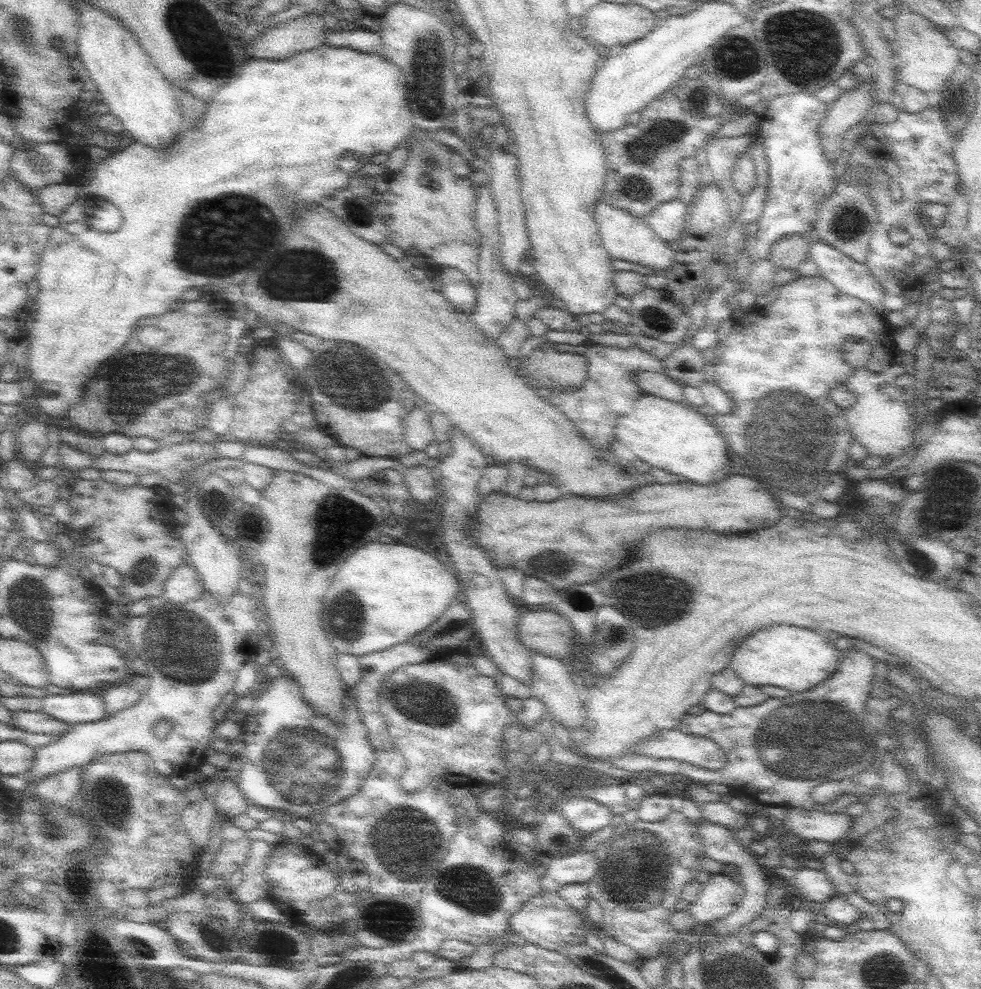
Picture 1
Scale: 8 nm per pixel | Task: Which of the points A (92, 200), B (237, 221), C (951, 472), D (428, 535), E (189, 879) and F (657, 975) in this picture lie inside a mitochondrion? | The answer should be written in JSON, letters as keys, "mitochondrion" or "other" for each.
{"A":"other","B":"mitochondrion","C":"other","D":"other","E":"other","F":"other"}

